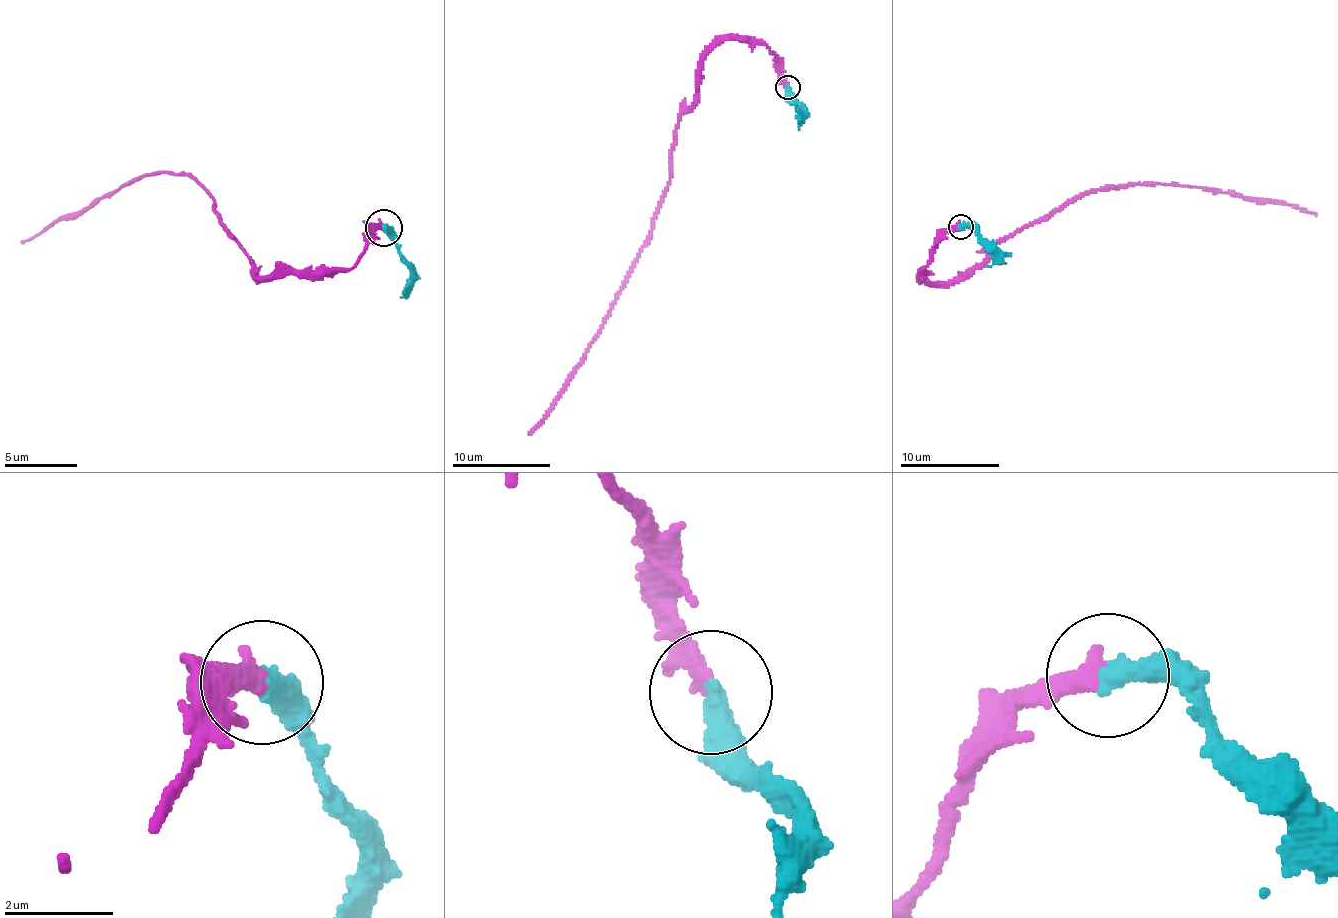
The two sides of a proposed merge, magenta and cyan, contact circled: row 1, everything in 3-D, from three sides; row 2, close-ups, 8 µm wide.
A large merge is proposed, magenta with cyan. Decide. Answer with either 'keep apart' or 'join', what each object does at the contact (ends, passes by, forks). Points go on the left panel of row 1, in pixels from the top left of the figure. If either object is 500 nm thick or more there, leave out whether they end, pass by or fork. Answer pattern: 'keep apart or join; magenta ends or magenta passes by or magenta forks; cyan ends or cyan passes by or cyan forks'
join; magenta ends; cyan ends

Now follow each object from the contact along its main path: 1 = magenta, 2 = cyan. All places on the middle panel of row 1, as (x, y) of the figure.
1: (788, 88), (762, 42), (722, 39), (705, 56), (699, 97), (678, 119), (649, 236), (600, 332), (528, 434)
2: (788, 88), (788, 95), (802, 111), (796, 111), (796, 105)

